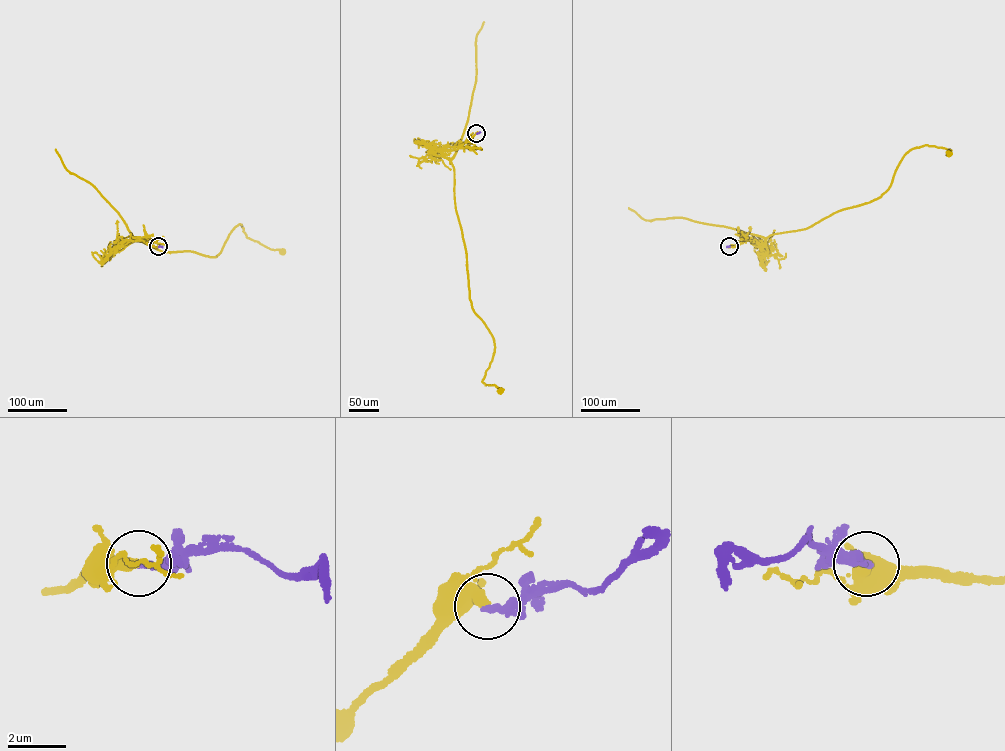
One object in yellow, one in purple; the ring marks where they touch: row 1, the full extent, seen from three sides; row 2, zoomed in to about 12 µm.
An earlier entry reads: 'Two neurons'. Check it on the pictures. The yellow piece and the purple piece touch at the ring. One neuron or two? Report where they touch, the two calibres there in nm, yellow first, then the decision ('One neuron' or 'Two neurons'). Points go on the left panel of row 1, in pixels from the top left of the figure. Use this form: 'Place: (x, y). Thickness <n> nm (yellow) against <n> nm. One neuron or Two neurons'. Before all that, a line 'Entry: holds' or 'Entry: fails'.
Entry: holds
Place: (158, 246). Thickness 400 nm (yellow) against 240 nm. Two neurons

